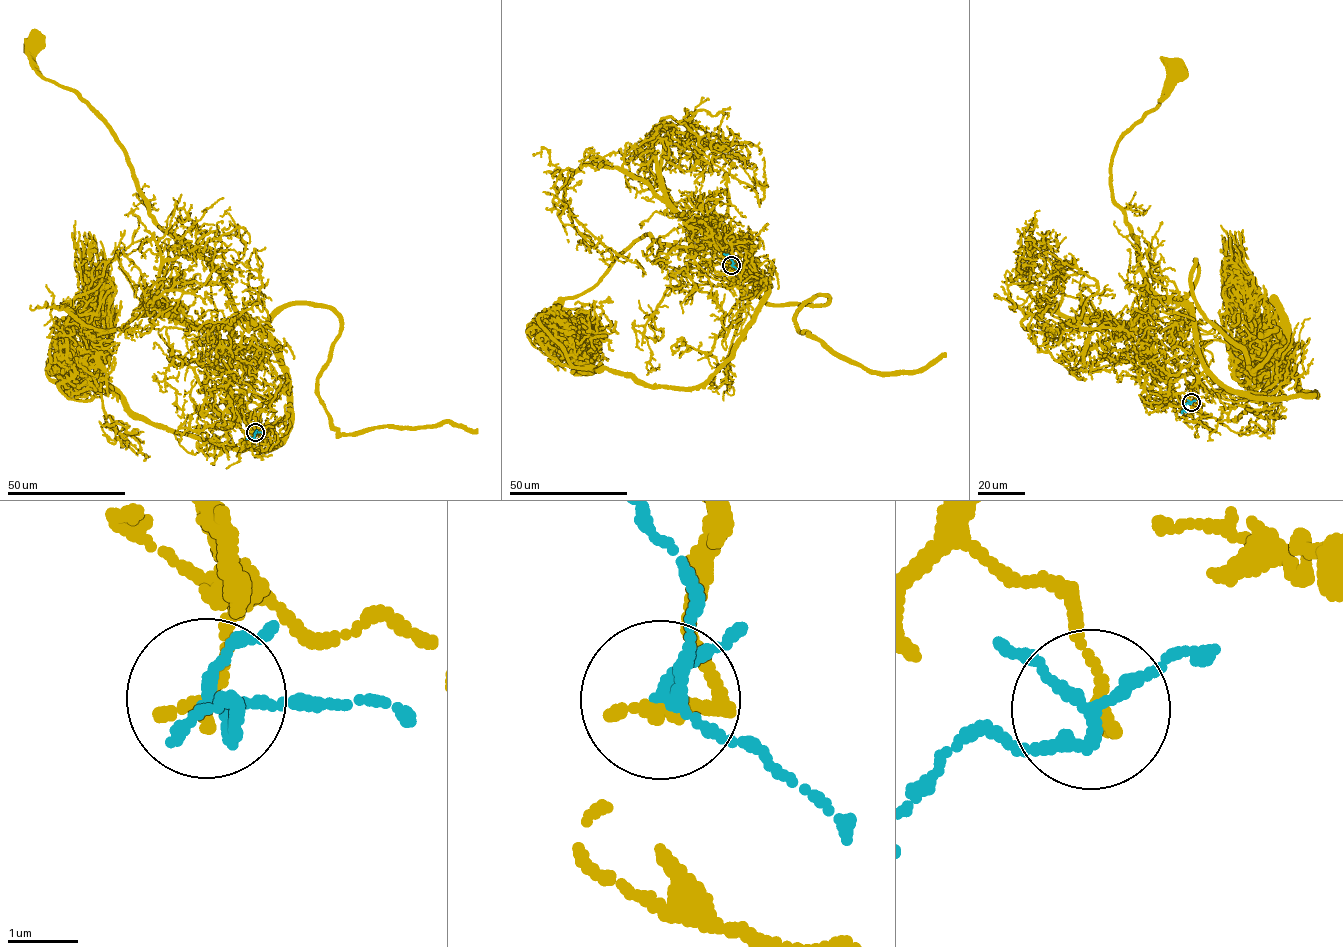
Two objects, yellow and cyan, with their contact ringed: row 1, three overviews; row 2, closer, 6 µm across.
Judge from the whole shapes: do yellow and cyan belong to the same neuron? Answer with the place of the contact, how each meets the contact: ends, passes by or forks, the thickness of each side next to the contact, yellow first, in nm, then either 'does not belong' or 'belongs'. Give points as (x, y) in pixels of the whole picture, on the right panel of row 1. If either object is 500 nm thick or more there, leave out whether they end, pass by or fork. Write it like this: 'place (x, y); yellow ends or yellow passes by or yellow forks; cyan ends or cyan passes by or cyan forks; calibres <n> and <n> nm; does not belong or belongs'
place (1191, 402); yellow ends; cyan forks; calibres 220 and 130 nm; does not belong

